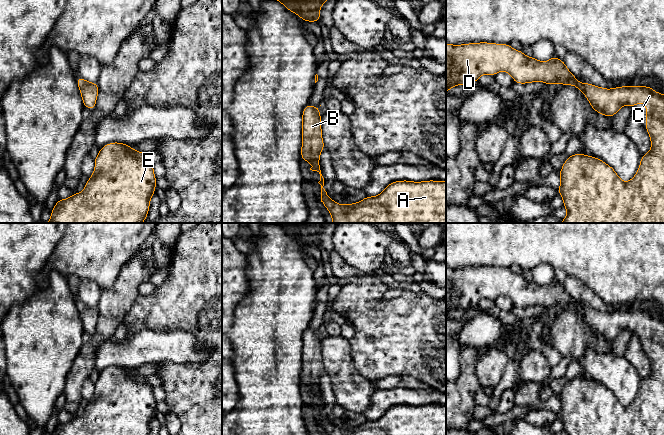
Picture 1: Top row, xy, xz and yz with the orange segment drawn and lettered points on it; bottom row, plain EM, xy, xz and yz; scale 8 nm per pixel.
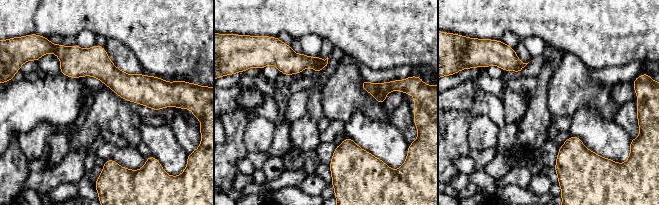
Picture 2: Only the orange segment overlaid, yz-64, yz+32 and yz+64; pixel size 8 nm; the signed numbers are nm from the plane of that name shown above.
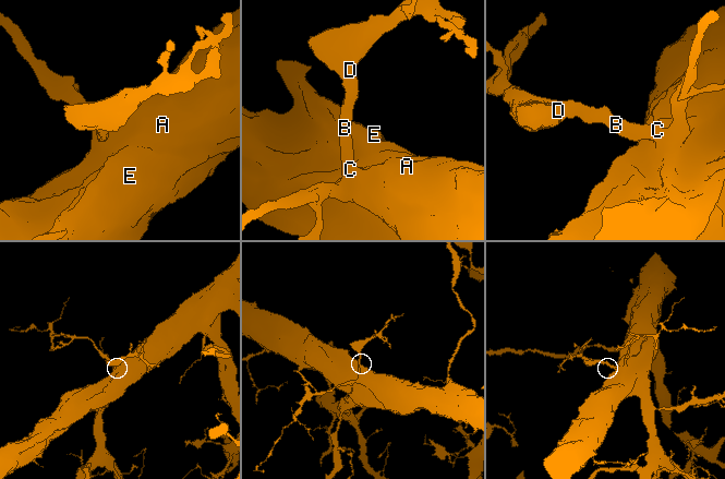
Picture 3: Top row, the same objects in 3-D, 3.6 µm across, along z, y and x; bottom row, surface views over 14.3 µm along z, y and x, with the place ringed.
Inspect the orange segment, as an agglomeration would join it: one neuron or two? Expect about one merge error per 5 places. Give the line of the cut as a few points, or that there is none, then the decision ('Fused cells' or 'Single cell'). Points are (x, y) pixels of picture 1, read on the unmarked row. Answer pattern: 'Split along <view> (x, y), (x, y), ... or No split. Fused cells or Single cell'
No split. Single cell

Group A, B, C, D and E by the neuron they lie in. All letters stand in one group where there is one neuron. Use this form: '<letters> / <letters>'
A B C D E

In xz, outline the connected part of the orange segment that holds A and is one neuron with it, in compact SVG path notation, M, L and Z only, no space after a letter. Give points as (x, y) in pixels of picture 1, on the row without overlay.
M310 327L302 336L302 370L301 384L311 386L310 394L320 398L321 426L328 435L446 435L446 405L421 405L409 404L393 405L377 420L367 420L357 427L342 429L334 426L327 418L324 410L324 402L321 398L319 383L321 375L325 373L322 362L320 330L314 331Z

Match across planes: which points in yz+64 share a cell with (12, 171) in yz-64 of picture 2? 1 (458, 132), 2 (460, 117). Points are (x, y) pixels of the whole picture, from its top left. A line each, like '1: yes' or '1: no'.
1: yes
2: yes

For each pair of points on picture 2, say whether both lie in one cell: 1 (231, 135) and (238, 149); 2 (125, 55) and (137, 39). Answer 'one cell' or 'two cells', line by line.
1: one cell
2: two cells

